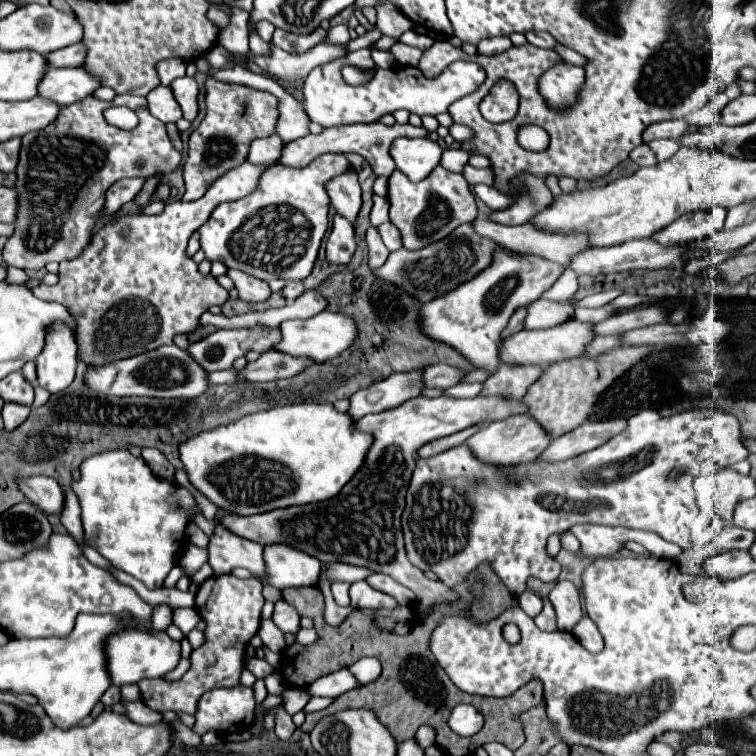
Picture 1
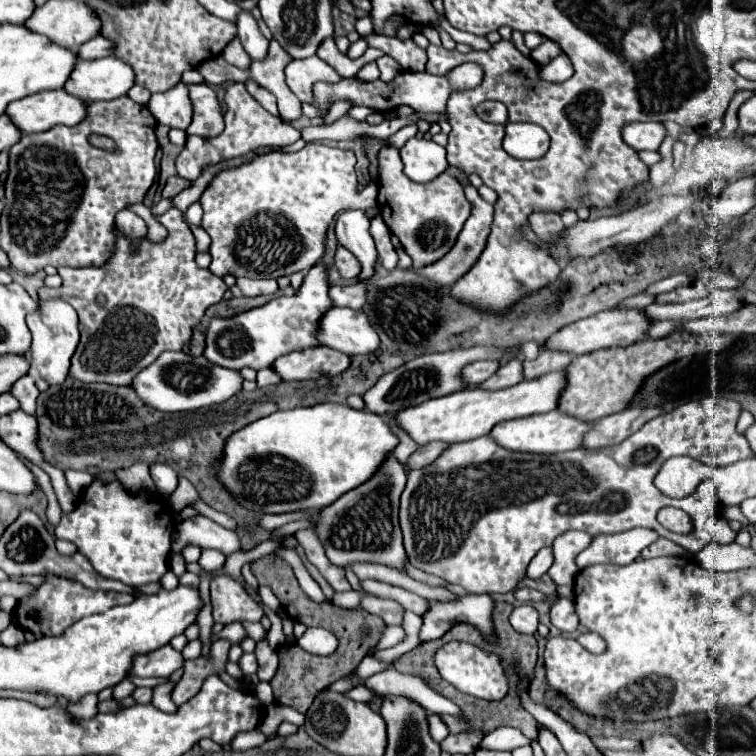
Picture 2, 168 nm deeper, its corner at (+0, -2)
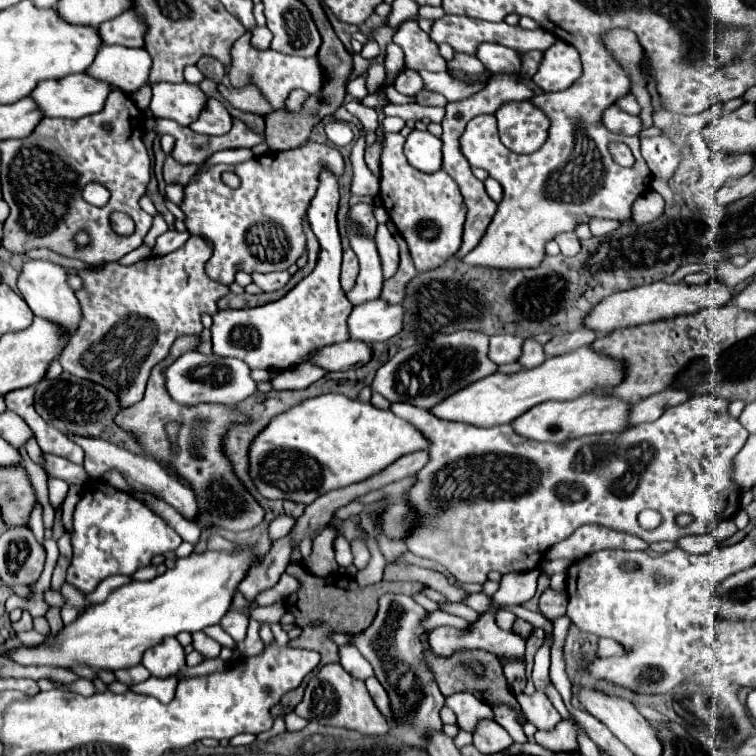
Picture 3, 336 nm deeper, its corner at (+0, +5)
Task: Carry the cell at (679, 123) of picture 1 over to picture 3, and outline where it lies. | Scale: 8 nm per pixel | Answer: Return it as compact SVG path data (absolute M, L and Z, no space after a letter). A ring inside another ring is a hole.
M618 106L608 108L604 112L604 126L614 132L614 134L624 134L624 136L638 136L642 132L642 120L640 116L632 116Z

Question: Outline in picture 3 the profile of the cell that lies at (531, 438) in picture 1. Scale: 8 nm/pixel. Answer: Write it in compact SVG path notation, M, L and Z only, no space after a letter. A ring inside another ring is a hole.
M584 394L570 402L544 402L536 404L536 408L530 408L522 416L518 416L512 422L512 428L516 434L536 440L536 442L552 442L562 444L566 440L592 436L592 434L606 434L606 432L622 432L626 430L628 422L628 408L630 404L620 402L620 398L614 396L598 396L598 394Z

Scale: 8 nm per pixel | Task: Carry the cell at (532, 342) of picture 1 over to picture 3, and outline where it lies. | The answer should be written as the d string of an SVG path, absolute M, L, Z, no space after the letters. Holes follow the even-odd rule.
M710 280L706 286L686 286L682 282L678 284L652 282L652 284L632 288L632 290L616 292L604 298L600 304L596 304L590 310L590 314L584 316L584 328L596 332L598 336L604 336L620 328L642 326L642 324L650 324L656 320L670 320L680 314L694 314L704 306L724 306L732 296L734 296L734 290L726 288L718 280Z

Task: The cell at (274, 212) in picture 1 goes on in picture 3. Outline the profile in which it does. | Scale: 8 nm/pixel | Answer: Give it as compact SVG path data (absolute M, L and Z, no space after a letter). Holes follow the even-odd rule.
M308 140L300 148L250 158L248 162L242 162L242 164L212 166L204 174L200 174L198 182L190 182L184 188L184 202L182 202L182 212L186 214L186 228L190 234L196 234L196 236L202 234L214 242L214 252L210 260L206 262L206 274L216 282L232 284L234 274L238 270L248 274L274 272L274 270L288 270L288 266L296 264L296 260L306 252L306 234L304 234L302 222L312 198L316 196L322 170L328 170L336 178L340 178L344 174L344 158L338 152L338 148ZM224 170L230 170L240 178L240 186L236 190L228 188L220 180L220 174Z

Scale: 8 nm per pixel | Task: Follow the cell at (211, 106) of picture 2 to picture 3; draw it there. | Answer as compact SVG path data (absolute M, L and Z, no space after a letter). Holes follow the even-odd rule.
M208 98L204 110L200 112L198 120L190 124L190 128L198 134L208 134L208 136L222 136L232 128L232 116L228 110L222 106L220 100Z

